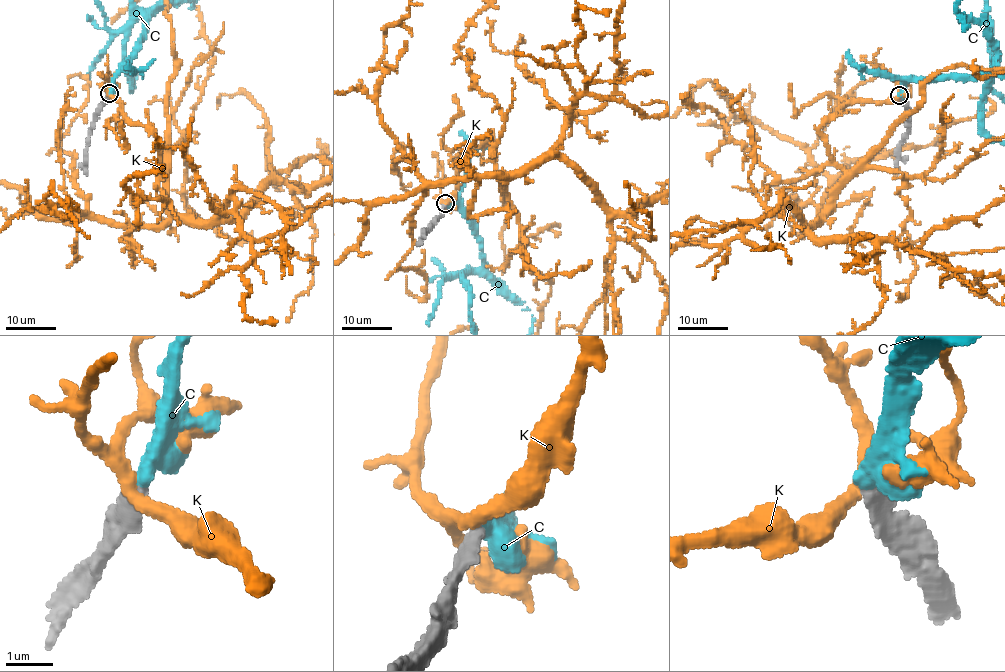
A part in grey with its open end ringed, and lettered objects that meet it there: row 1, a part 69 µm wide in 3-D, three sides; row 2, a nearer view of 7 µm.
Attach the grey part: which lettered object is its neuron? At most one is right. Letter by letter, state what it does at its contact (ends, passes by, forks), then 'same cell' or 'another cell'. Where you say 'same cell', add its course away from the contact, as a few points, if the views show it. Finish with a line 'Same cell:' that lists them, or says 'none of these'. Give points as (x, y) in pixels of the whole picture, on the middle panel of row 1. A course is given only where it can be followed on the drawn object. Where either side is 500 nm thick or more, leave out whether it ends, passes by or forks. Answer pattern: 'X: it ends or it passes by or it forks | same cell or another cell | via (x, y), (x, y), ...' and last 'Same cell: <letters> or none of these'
C: it ends | same cell
K: it passes by | another cell
Same cell: C

